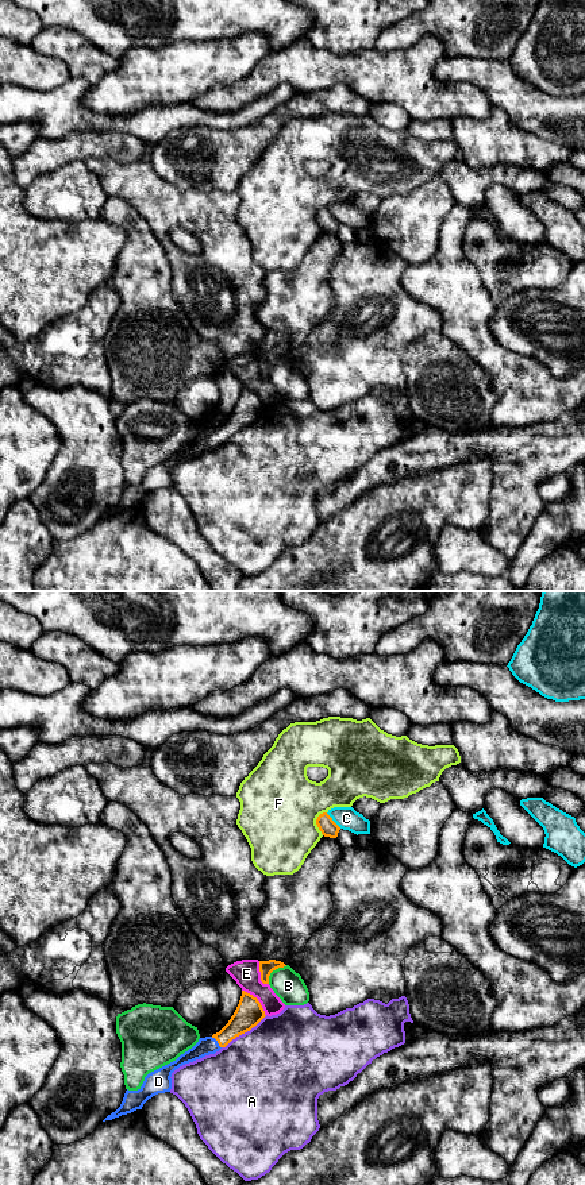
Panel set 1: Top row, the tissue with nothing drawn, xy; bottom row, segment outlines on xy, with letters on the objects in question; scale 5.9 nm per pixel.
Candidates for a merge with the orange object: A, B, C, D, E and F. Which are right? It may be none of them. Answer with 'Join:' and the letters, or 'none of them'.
Join: D

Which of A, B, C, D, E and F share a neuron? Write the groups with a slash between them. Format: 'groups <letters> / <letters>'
groups A / B / C E / D / F

